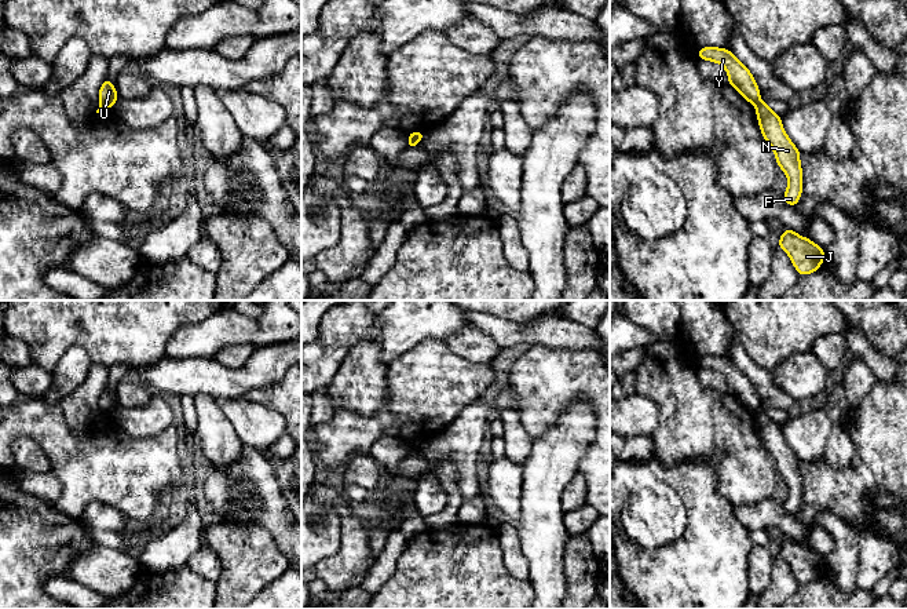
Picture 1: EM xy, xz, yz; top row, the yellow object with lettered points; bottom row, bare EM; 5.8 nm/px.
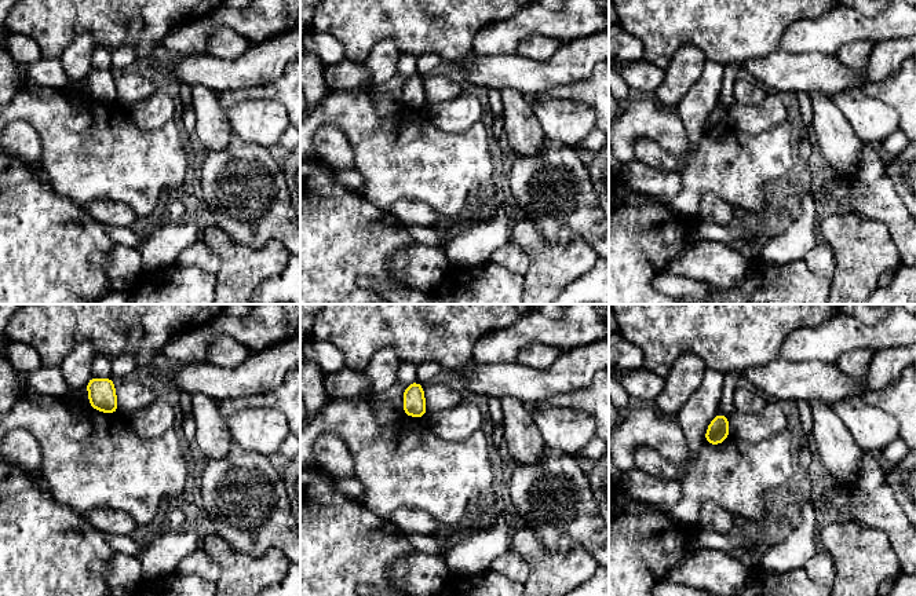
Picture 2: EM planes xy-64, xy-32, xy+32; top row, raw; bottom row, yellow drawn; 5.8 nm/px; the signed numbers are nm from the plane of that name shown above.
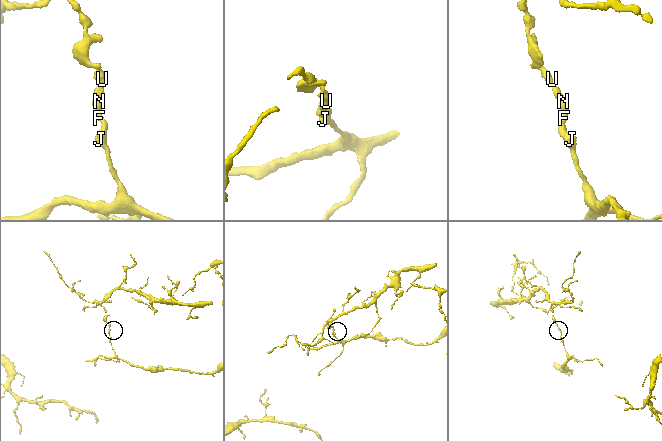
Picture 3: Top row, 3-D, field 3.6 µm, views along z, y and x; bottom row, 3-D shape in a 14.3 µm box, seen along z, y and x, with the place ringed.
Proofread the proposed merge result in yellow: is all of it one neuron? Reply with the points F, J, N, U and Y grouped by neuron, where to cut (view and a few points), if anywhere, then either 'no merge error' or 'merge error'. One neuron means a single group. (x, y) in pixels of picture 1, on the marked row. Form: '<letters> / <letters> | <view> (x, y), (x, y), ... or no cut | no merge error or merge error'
F J N / U Y | yz (759, 101), (754, 104) | merge error

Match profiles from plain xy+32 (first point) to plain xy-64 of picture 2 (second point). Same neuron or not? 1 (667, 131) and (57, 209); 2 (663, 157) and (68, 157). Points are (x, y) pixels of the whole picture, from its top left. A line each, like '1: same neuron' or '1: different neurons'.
1: different neurons
2: different neurons

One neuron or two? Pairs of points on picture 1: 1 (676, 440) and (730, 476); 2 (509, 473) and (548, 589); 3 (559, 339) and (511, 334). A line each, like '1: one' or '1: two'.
1: one
2: two
3: one

